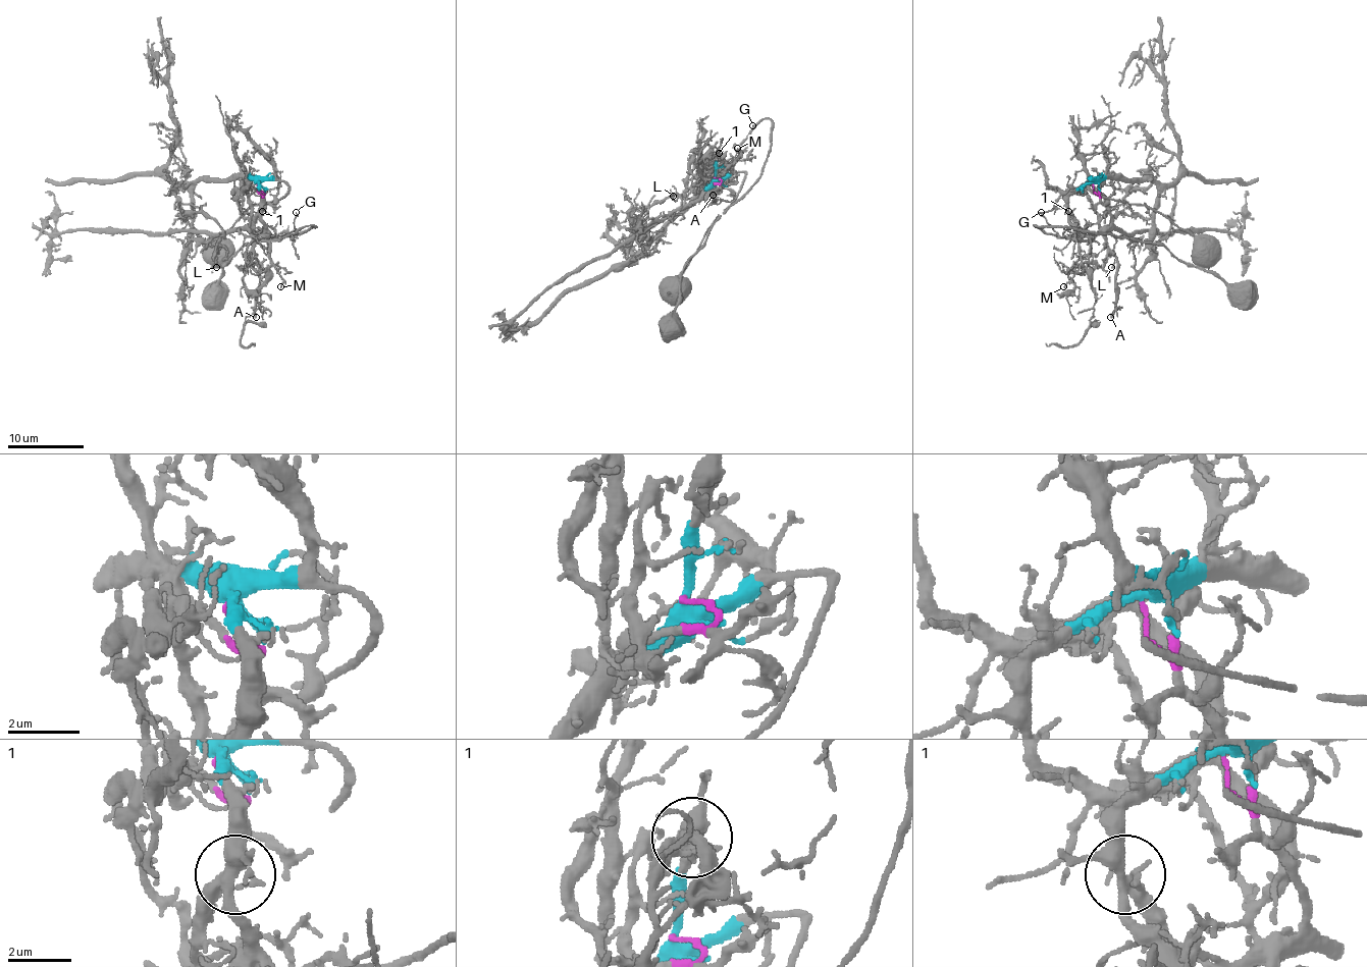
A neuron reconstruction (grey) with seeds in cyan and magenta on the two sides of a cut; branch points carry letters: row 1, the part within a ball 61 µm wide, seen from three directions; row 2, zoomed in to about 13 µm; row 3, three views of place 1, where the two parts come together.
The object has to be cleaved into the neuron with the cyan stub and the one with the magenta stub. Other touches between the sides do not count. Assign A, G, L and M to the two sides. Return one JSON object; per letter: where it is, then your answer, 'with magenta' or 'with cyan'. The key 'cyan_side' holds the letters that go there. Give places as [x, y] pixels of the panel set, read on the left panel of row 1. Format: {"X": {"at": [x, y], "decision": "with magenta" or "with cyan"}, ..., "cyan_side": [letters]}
{"A": {"at": [256, 317], "decision": "with magenta"}, "G": {"at": [296, 212], "decision": "with cyan"}, "L": {"at": [216, 267], "decision": "with magenta"}, "M": {"at": [280, 286], "decision": "with magenta"}, "cyan_side": ["G"]}

